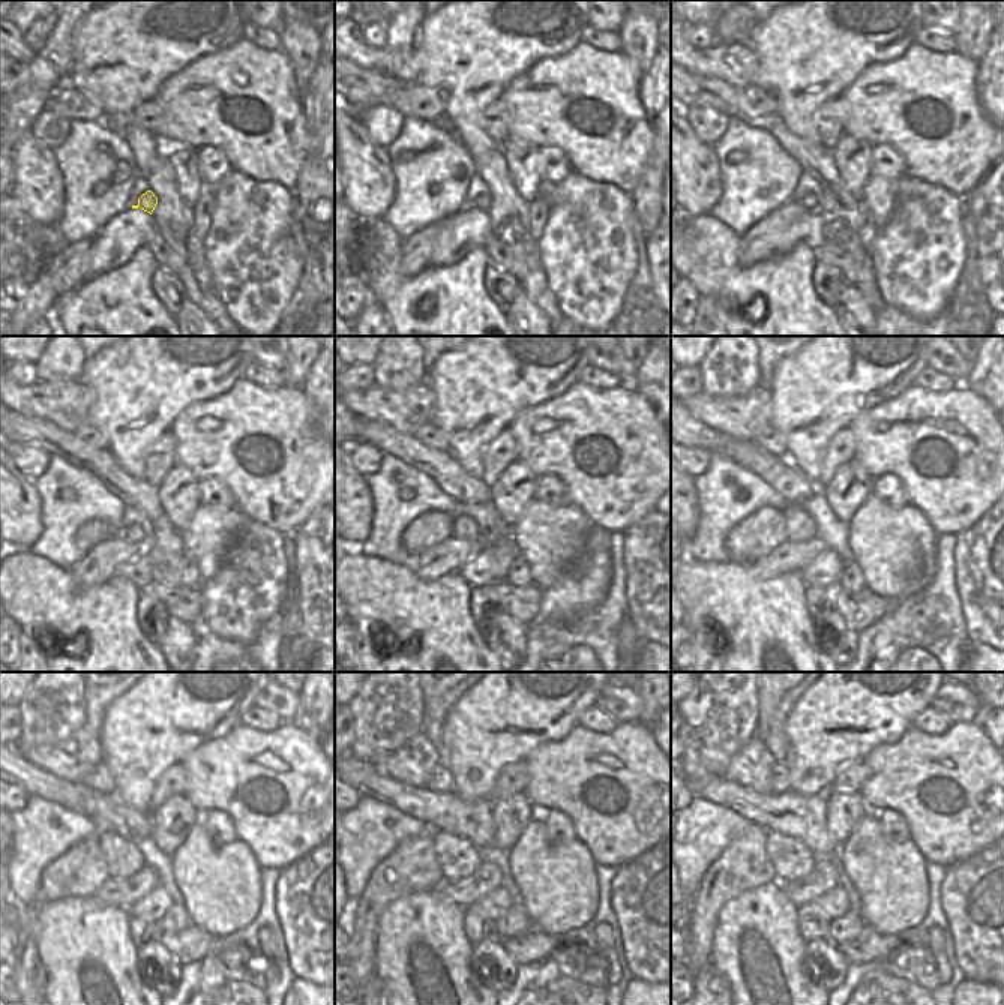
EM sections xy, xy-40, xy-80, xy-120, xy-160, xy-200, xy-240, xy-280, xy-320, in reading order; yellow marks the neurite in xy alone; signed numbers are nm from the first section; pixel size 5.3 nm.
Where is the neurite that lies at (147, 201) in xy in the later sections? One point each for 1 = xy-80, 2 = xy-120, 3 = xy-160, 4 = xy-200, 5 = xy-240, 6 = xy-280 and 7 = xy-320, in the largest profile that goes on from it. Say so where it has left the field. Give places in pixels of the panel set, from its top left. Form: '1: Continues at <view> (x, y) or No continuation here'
1: Continues at xy-80 (808, 201)
2: Continues at xy-120 (134, 533)
3: Continues at xy-160 (464, 528)
4: Continues at xy-200 (799, 527)
5: Continues at xy-240 (123, 860)
6: Continues at xy-280 (458, 858)
7: Continues at xy-320 (791, 860)

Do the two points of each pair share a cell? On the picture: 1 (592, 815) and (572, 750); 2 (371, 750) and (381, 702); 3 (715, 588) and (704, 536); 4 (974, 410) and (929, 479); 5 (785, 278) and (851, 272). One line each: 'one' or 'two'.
1: one
2: one
3: two
4: one
5: two

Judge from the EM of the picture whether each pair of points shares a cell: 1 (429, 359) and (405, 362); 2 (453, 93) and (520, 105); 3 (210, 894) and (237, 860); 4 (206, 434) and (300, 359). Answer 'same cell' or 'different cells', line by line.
1: different cells
2: different cells
3: same cell
4: different cells

